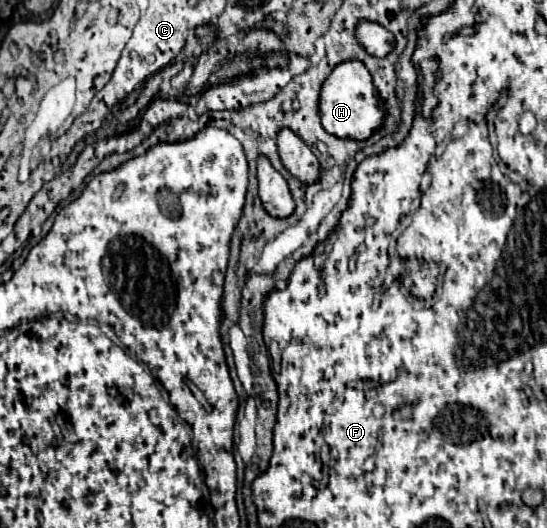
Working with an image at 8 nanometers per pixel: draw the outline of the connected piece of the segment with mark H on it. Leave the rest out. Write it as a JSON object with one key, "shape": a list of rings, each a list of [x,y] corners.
{"shape":[[[357,59],[343,61],[329,73],[319,93],[319,115],[323,129],[337,137],[353,137],[363,141],[381,127],[385,113],[379,109],[379,99],[377,91],[373,89],[373,79],[369,77],[369,71],[361,61]]]}

